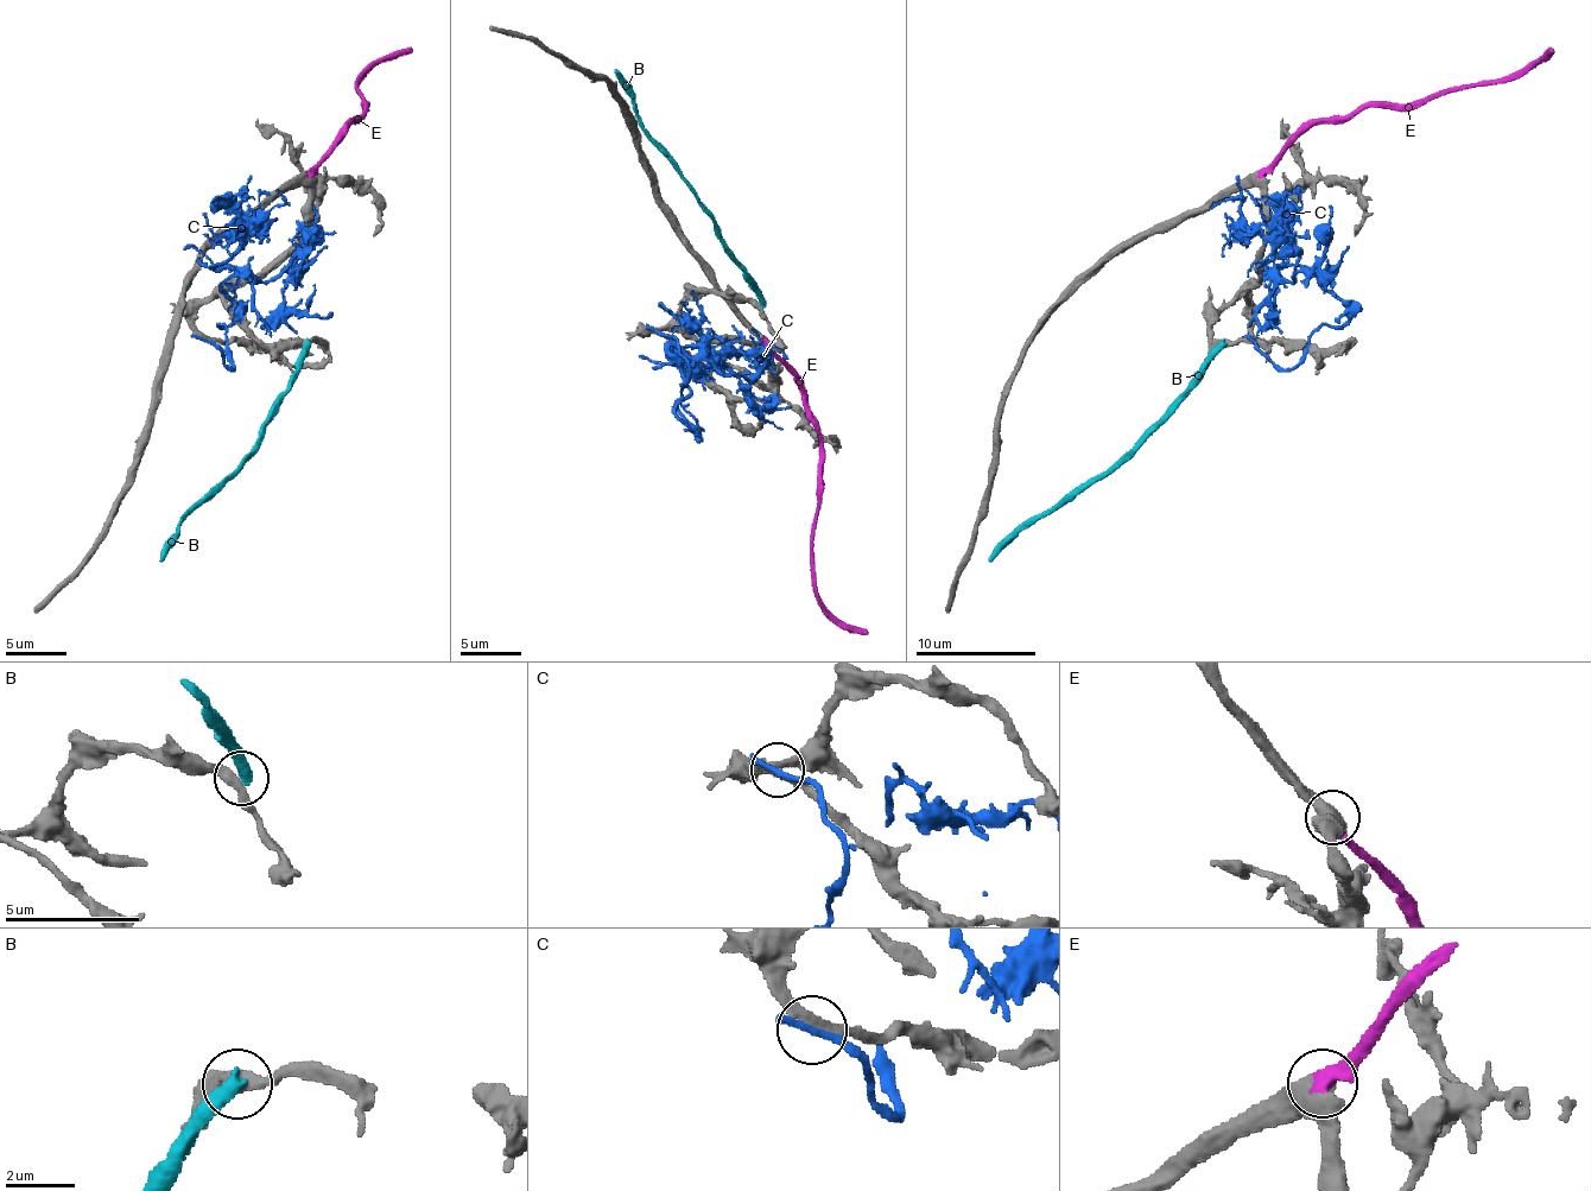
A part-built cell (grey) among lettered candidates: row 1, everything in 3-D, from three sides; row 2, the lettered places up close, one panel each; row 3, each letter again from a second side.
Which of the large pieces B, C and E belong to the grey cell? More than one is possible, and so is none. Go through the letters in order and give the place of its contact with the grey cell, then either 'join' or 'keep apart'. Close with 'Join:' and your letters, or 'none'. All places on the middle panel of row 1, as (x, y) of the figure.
B: meets grey at (761, 304); keep apart
C: meets grey at (658, 331); keep apart
E: meets grey at (765, 342); join
Join: E

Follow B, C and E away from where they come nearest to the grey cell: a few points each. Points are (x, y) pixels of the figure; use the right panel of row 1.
B: (1224, 343), (1209, 361), (1203, 377), (1140, 439), (1056, 508), (1026, 524), (989, 559)
C: (1252, 340), (1291, 371), (1309, 337), (1348, 320), (1312, 271), (1279, 274), (1293, 280), (1324, 253), (1330, 204)
E: (1261, 175), (1314, 124), (1336, 124), (1366, 106), (1422, 106), (1453, 90), (1516, 78), (1552, 49)

